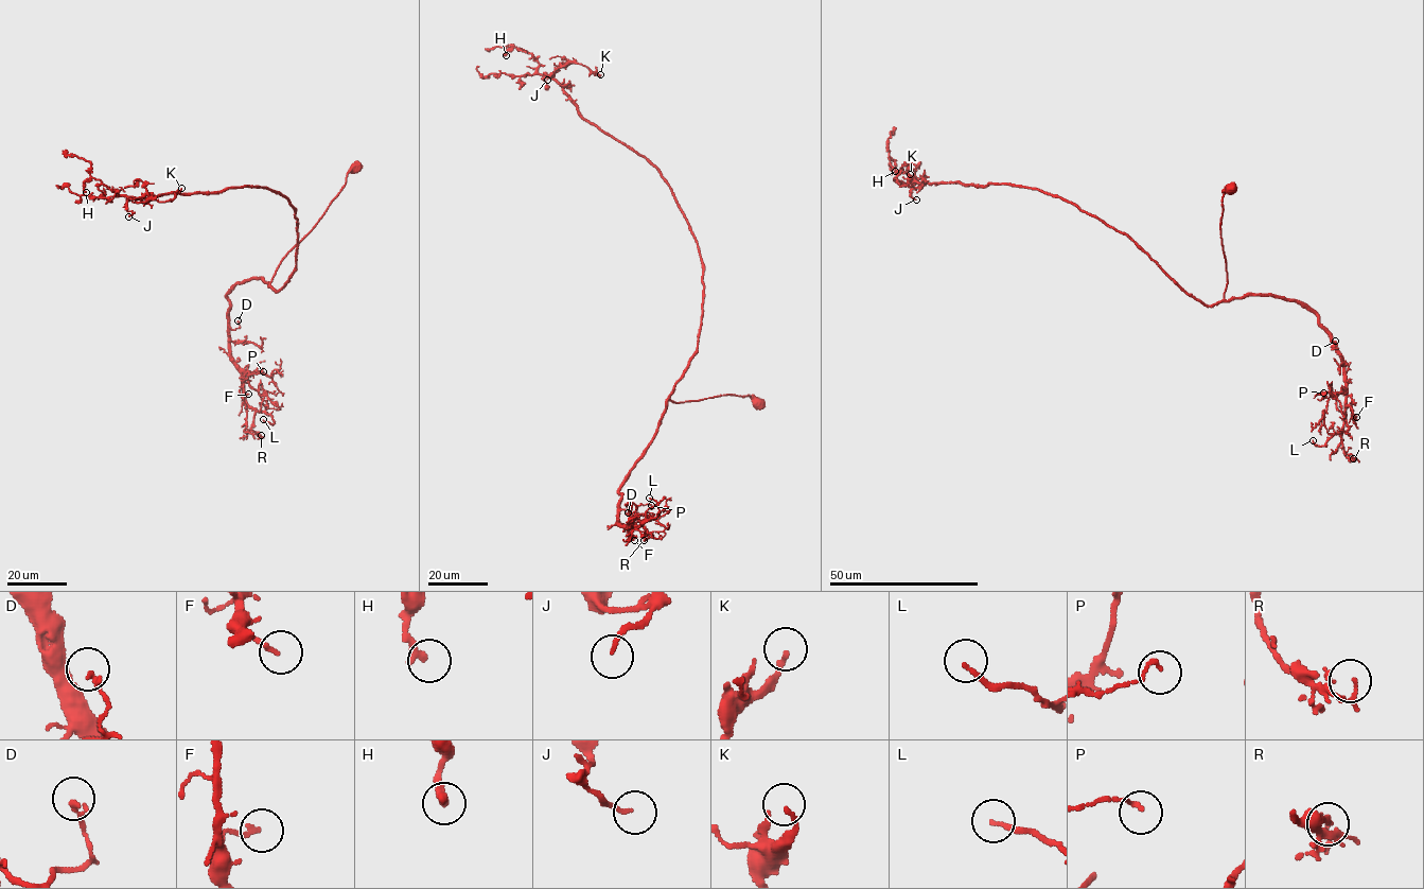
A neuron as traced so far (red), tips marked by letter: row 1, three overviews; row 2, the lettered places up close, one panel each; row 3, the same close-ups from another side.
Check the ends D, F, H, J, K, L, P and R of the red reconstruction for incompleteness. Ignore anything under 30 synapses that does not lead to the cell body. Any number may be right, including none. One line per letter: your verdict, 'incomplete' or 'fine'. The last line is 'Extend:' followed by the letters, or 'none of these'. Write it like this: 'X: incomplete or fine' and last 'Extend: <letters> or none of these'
D: fine
F: fine
H: fine
J: incomplete
K: fine
L: fine
P: fine
R: fine
Extend: J

